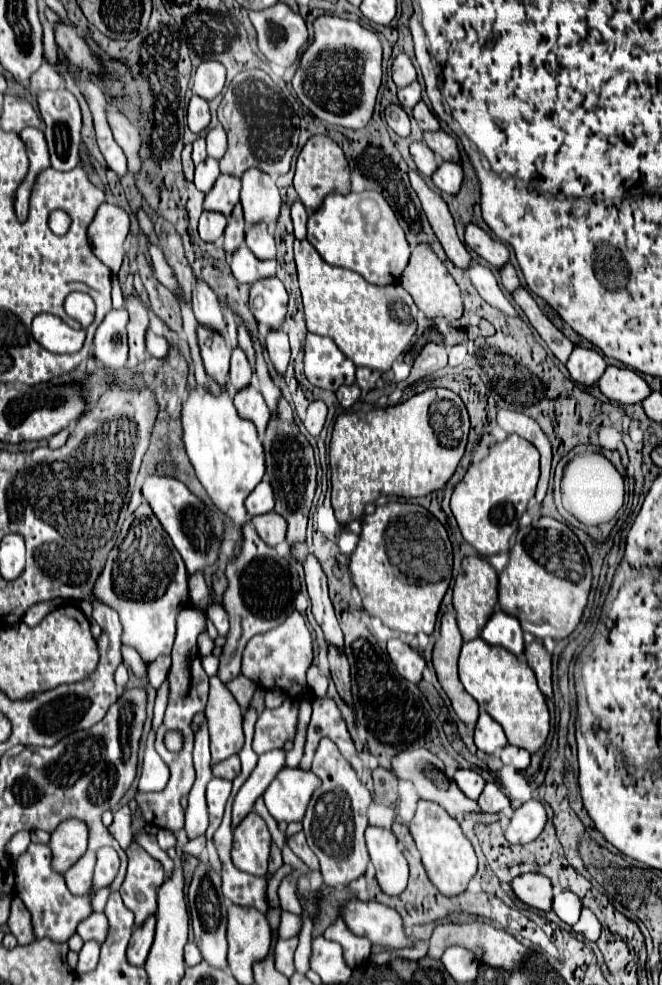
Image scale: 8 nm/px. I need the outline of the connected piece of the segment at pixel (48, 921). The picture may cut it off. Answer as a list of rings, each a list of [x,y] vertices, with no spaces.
[[[31,843],[29,849],[15,861],[15,891],[33,917],[33,931],[37,939],[49,937],[65,943],[75,933],[79,921],[93,913],[89,899],[73,897],[65,887],[64,878],[51,869],[51,849],[47,845]]]

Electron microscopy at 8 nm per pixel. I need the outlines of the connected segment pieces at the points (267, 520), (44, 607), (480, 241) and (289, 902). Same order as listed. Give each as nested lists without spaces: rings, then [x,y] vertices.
[[[269,511],[265,515],[255,515],[251,519],[257,535],[267,543],[267,545],[279,545],[285,541],[285,531],[287,531],[287,521],[277,515],[275,511]]]
[[[55,599],[55,601],[45,601],[45,603],[39,603],[39,605],[33,605],[33,607],[25,613],[23,621],[25,621],[29,627],[33,627],[33,625],[37,625],[49,611],[53,611],[53,609],[59,607],[61,603],[63,603],[61,599]]]
[[[469,223],[465,227],[465,243],[475,251],[479,257],[483,257],[493,267],[501,267],[509,261],[509,251],[501,241],[495,241],[491,235],[487,235],[481,227]]]
[[[293,873],[283,877],[279,885],[279,901],[281,901],[281,909],[291,913],[301,913],[301,901],[297,897],[297,877]]]

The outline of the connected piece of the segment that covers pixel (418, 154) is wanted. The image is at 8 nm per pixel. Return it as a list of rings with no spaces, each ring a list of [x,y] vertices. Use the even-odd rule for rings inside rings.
[[[413,141],[413,143],[409,145],[409,153],[411,153],[417,169],[419,169],[423,175],[431,177],[433,171],[437,169],[437,161],[435,161],[433,151],[431,151],[423,141]]]

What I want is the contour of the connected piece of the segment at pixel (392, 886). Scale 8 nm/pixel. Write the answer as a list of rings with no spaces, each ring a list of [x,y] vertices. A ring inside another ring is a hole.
[[[369,827],[365,831],[371,863],[377,869],[377,881],[383,893],[399,895],[407,885],[409,867],[403,853],[397,847],[397,839],[391,829]]]

